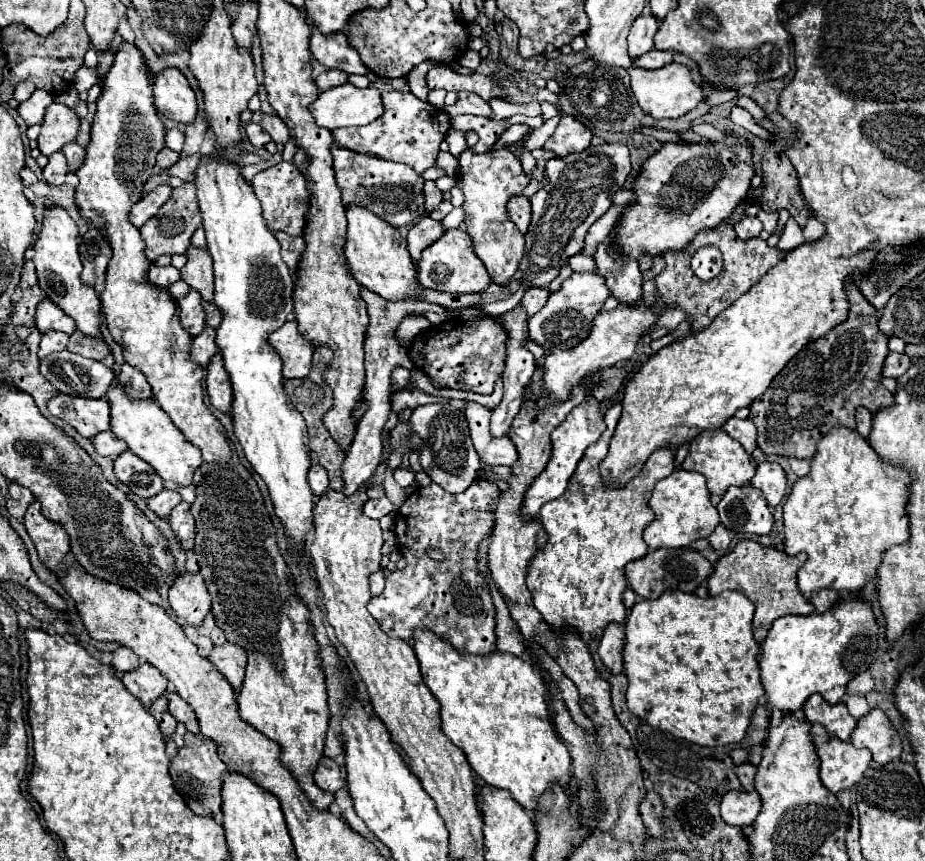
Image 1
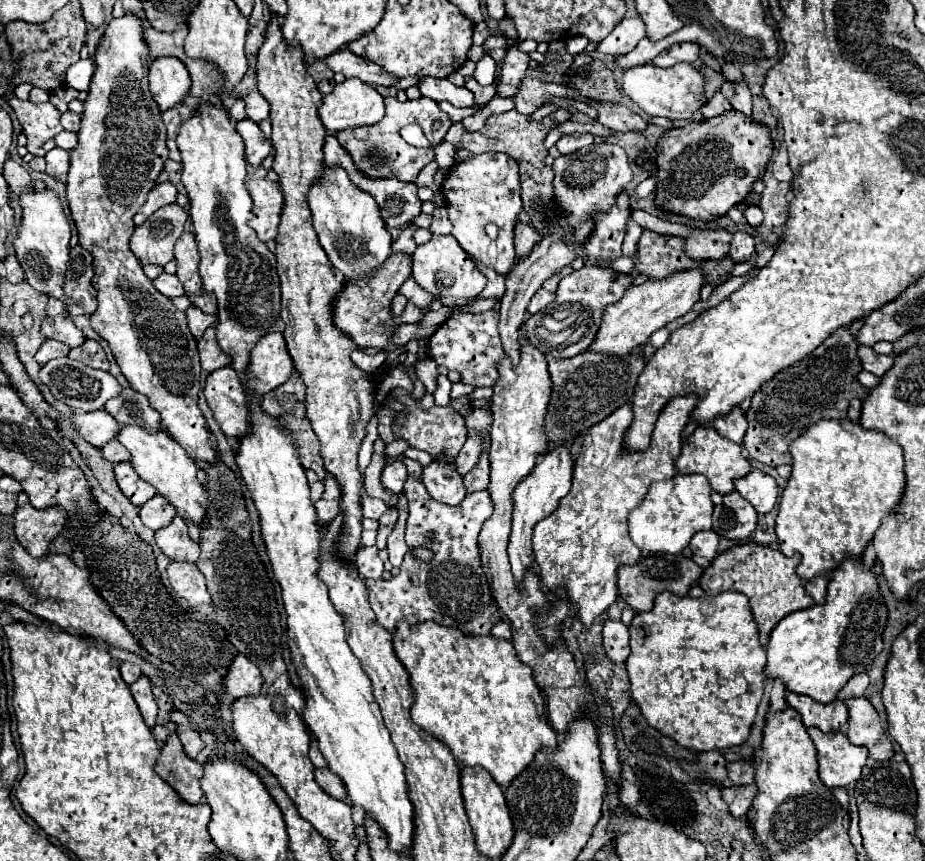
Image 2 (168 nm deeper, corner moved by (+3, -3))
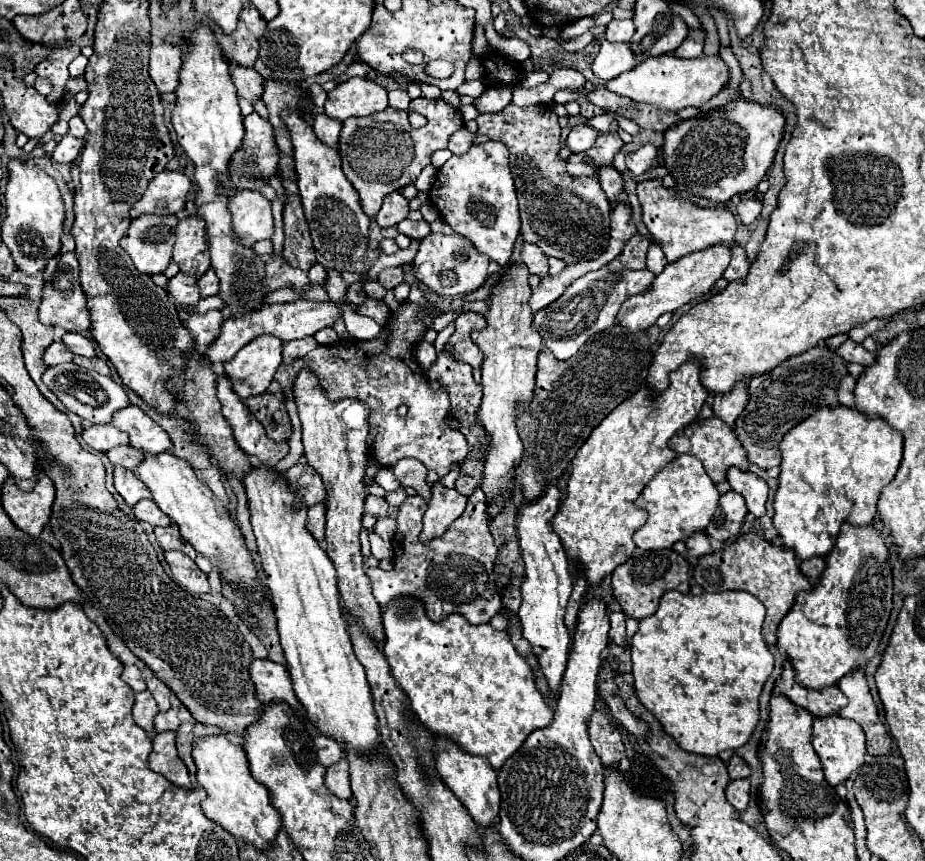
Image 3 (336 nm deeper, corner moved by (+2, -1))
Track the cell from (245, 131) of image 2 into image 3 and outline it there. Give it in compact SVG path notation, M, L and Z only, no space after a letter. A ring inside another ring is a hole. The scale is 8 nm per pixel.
M257 112L243 118L243 150L231 160L231 182L239 190L261 190L271 174L277 174L279 152L269 120Z

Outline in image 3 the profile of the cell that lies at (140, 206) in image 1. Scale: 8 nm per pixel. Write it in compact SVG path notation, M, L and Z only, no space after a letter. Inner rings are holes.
M159 172L145 190L143 198L131 208L131 218L141 214L177 214L183 210L187 192L191 190L191 182L183 172Z

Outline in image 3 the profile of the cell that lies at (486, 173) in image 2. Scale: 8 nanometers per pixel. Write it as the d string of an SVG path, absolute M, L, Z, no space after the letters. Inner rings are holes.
M485 142L471 146L461 156L451 156L437 172L437 180L429 190L429 200L437 206L441 218L459 234L463 234L467 240L473 242L477 252L487 254L491 260L495 260L499 266L507 266L513 254L515 240L519 236L519 208L517 208L517 194L513 184L513 174L509 168L509 150L501 142Z

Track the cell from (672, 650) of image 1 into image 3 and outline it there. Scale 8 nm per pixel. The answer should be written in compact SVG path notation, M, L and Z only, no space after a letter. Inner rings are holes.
M671 590L663 594L657 612L639 622L639 630L629 646L635 694L683 750L717 756L727 748L735 750L743 746L751 738L759 722L759 694L773 672L775 662L761 636L763 618L765 608L749 592L705 592L693 596Z

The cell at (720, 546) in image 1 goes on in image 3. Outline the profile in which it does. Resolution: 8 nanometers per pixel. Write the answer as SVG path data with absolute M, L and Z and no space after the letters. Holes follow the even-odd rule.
M699 532L699 534L691 534L691 538L687 538L687 550L691 556L705 556L705 554L711 554L713 548L711 548L711 540L705 532Z

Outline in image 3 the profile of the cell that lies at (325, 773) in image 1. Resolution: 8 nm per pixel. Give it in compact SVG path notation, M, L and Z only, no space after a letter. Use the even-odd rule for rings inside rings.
M345 756L339 762L335 762L333 766L327 768L325 786L337 798L345 798L345 800L351 798L351 788L349 788L349 762L347 762Z

